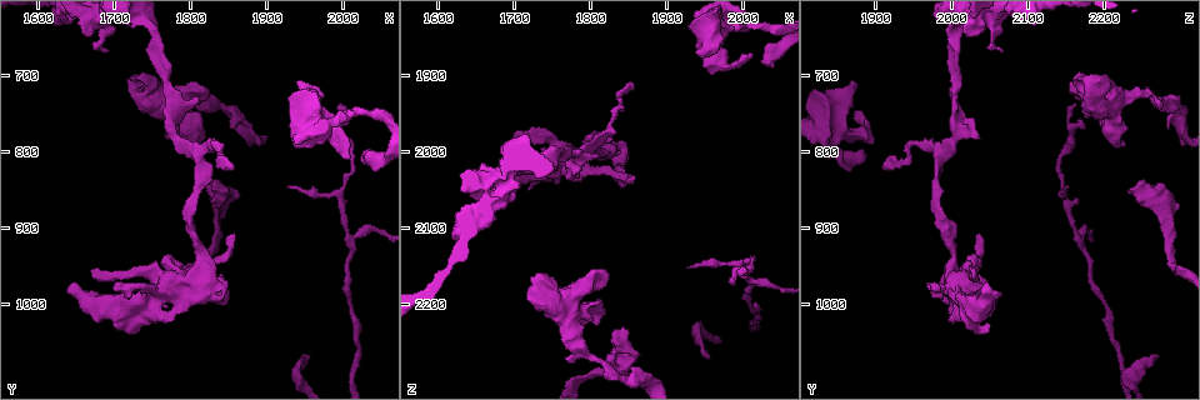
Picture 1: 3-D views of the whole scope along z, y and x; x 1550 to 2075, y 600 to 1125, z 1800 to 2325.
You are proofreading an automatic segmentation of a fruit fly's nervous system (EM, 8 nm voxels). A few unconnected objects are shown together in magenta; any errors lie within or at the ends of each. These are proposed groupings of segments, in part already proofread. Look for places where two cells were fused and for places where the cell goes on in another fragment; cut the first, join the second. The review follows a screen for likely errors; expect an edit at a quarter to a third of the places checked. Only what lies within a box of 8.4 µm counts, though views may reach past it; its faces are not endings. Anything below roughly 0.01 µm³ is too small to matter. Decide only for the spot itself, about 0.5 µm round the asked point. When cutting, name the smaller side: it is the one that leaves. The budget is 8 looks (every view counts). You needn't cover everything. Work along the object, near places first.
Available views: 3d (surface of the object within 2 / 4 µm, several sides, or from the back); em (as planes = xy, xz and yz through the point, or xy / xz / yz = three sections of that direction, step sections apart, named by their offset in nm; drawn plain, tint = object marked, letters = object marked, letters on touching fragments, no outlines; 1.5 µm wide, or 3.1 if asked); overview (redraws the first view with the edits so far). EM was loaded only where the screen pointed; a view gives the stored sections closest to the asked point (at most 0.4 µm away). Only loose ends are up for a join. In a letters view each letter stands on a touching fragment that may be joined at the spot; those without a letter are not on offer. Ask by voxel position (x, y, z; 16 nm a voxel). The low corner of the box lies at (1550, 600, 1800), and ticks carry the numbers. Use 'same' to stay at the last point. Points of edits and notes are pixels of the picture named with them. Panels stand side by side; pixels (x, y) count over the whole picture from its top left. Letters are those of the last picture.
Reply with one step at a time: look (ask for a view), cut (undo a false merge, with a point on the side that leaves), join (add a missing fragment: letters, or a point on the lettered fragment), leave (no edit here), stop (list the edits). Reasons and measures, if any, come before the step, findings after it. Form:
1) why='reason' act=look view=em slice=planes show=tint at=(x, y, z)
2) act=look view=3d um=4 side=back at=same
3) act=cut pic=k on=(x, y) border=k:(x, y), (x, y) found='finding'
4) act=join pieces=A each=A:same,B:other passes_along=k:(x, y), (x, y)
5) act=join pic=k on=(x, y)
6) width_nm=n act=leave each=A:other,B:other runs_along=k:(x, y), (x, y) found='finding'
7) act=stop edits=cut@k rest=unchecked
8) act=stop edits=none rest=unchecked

why='sharp bend' act=look view=em slice=planes show=letters at=(1830, 785, 1950)

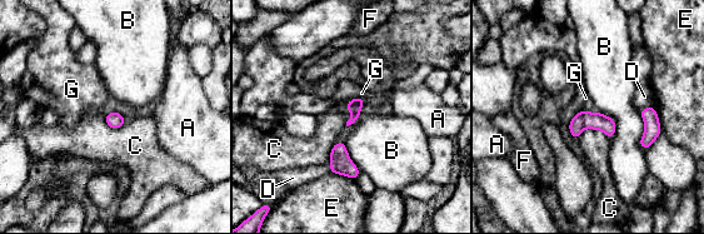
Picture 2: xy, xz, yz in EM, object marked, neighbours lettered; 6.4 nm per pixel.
width_nm=90 act=leave each=A:other,B:other,C:other,D:other,E:other,F:other,G:other border=2:(639, 110), (645, 150) found='all the same cell'

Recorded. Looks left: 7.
why='an open end' act=look view=em slice=xz step=8 show=letters at=(1860, 905, 2035)

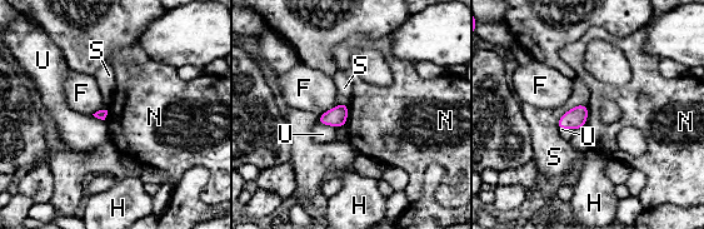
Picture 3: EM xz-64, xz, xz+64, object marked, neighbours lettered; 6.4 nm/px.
act=leave each=F:other,H:other,N:other,S:other,U:other border=3:(584, 104), (587, 108), (585, 125) found='none of them fits'

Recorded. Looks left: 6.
why='an open end' act=look view=3d um=4 at=(1705, 985, 1975)

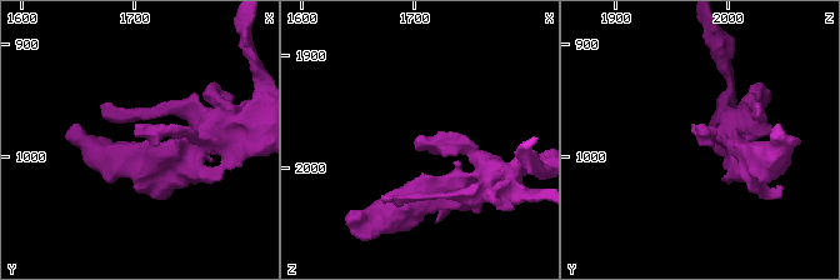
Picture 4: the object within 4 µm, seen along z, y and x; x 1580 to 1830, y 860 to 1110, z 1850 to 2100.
why='now the EM' act=look view=em slice=xz step=8 show=tint at=(1702, 980, 1976)

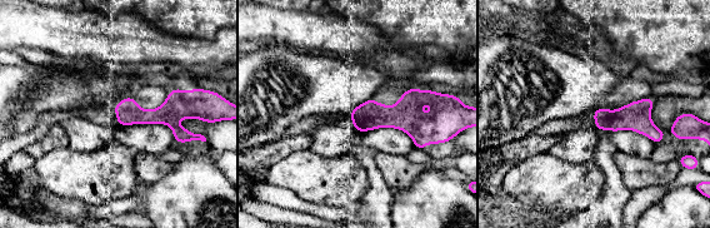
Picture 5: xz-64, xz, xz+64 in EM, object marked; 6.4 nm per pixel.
why='another direction' act=look view=em slice=planes show=letters at=same

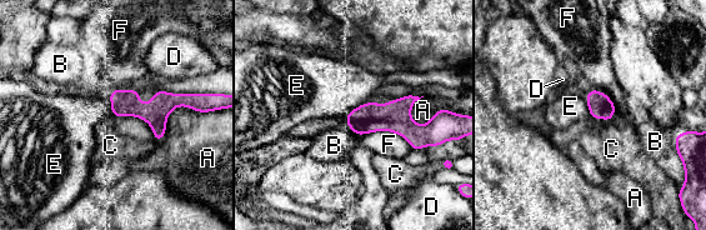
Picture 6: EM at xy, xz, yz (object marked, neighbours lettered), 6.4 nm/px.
width_nm=160 act=leave each=A:other,B:other,C:other,D:other,E:other,F:other runs_along=6:(350, 116), (427, 126) found='no lettered fragment goes on from it'

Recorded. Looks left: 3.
act=stop edits=none rest=unchecked

